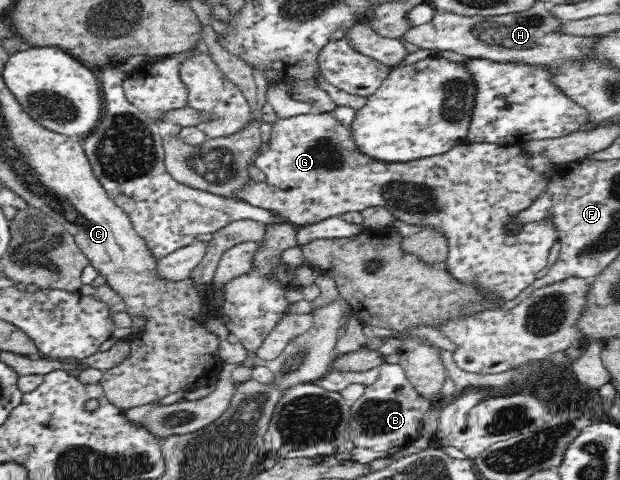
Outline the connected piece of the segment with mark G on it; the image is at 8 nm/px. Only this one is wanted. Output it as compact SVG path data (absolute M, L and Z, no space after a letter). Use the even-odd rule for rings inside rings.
M314 111L273 124L270 140L253 162L267 176L265 181L251 179L235 191L235 197L255 207L263 207L295 226L319 223L329 217L341 217L370 207L384 207L396 219L418 229L433 228L445 237L448 244L446 271L455 279L465 285L476 285L484 295L510 300L528 288L535 281L535 275L547 267L549 249L558 241L557 229L551 220L525 225L516 223L516 215L541 197L550 182L550 175L546 177L544 173L549 165L536 169L527 167L530 156L520 146L467 142L441 155L408 163L384 163L363 155L351 138L351 127L343 126L333 113Z

